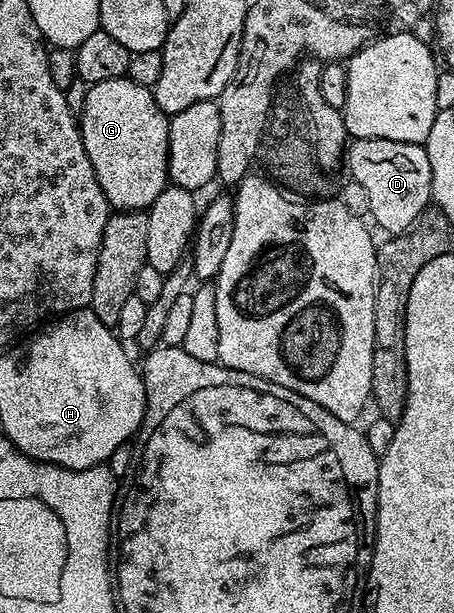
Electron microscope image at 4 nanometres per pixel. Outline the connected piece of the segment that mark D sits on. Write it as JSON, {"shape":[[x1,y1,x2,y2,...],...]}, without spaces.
{"shape":[[353,139,346,149,346,168,347,164,357,186,364,191,364,196,368,199,368,208,372,211,377,226,385,228,388,234,407,233,424,209,429,207,432,200,432,171,428,150,424,144]]}

